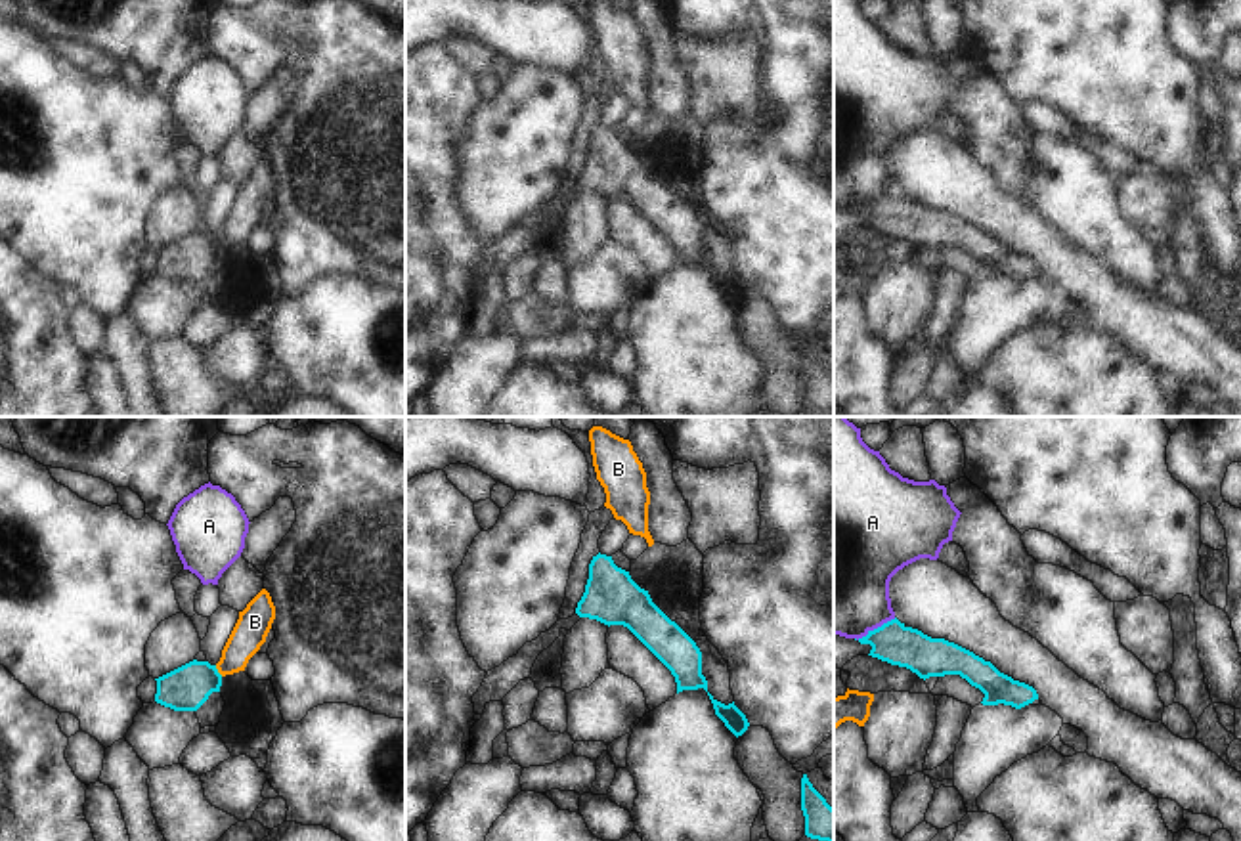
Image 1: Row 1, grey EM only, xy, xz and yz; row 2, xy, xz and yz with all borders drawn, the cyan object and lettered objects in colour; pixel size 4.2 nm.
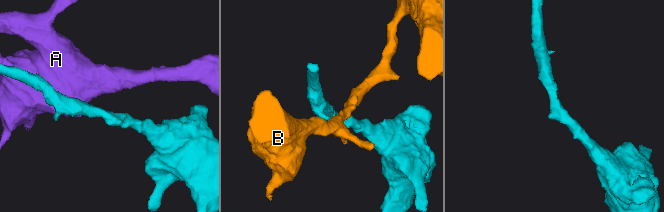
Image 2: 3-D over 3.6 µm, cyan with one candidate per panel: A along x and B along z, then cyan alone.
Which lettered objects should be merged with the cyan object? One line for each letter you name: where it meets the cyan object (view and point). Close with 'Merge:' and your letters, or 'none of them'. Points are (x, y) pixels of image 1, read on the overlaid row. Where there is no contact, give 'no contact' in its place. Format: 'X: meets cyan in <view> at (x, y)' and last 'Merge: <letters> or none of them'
Merge: none of them

